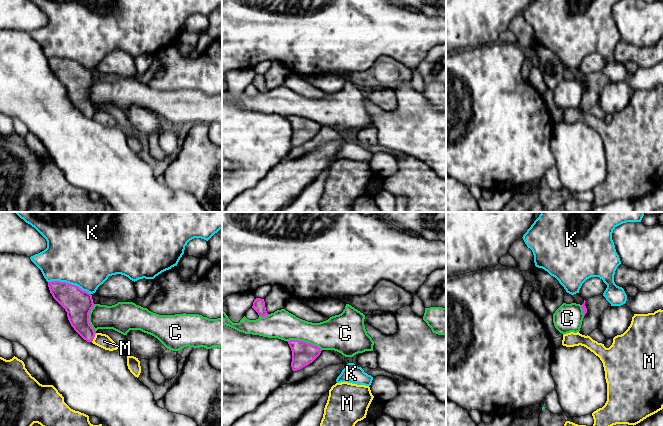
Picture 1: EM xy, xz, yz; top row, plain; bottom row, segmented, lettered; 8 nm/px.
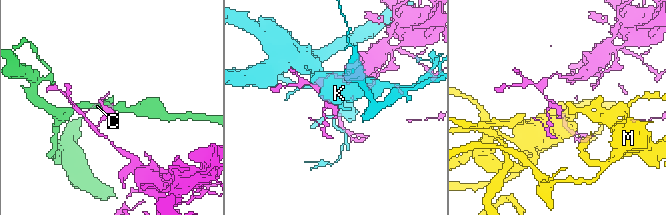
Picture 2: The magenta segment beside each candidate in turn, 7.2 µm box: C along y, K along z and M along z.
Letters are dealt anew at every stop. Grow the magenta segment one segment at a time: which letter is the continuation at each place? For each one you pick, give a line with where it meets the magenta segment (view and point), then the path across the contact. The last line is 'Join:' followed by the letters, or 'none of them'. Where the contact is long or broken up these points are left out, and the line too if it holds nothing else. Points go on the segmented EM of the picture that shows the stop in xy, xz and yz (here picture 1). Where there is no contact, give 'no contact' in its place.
Join: none of them

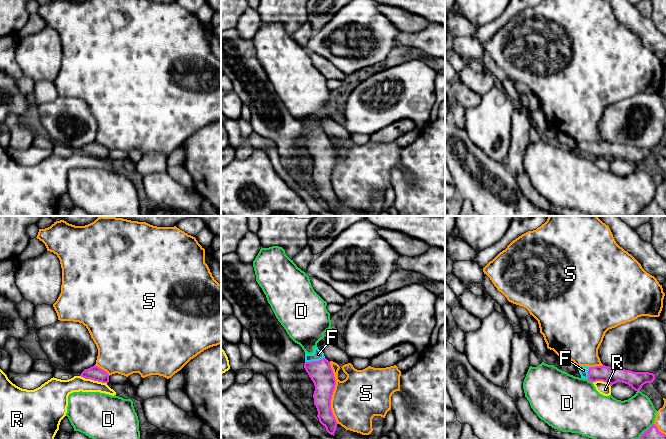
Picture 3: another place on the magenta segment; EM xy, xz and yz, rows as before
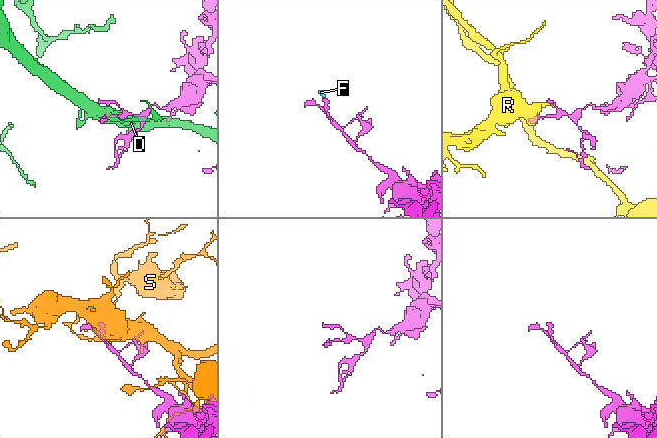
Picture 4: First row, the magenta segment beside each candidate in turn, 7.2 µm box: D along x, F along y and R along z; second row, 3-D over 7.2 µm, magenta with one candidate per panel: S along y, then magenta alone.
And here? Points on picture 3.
F: xz (314, 361) | across xz (320, 372), (314, 361), (318, 354)
Join: F

